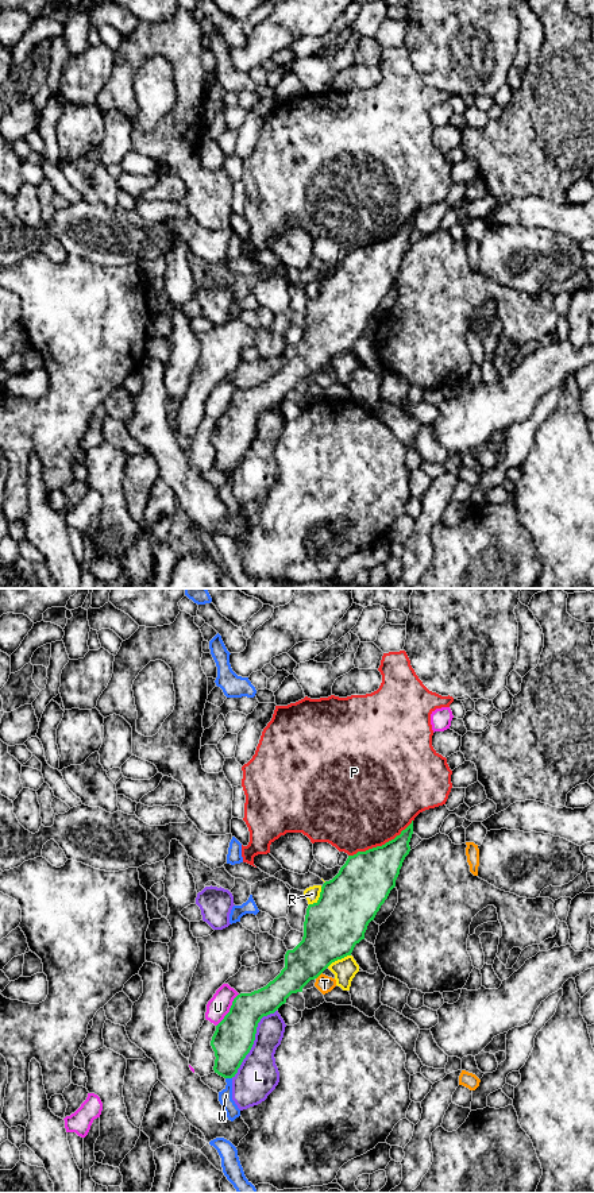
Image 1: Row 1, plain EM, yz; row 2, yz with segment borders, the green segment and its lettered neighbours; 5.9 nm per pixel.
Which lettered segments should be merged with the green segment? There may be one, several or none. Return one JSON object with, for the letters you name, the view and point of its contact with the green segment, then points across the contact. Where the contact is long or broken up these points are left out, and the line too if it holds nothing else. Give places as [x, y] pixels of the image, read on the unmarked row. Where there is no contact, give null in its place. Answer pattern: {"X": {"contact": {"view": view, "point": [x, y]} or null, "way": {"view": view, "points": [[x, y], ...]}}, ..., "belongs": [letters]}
{"belongs": []}

